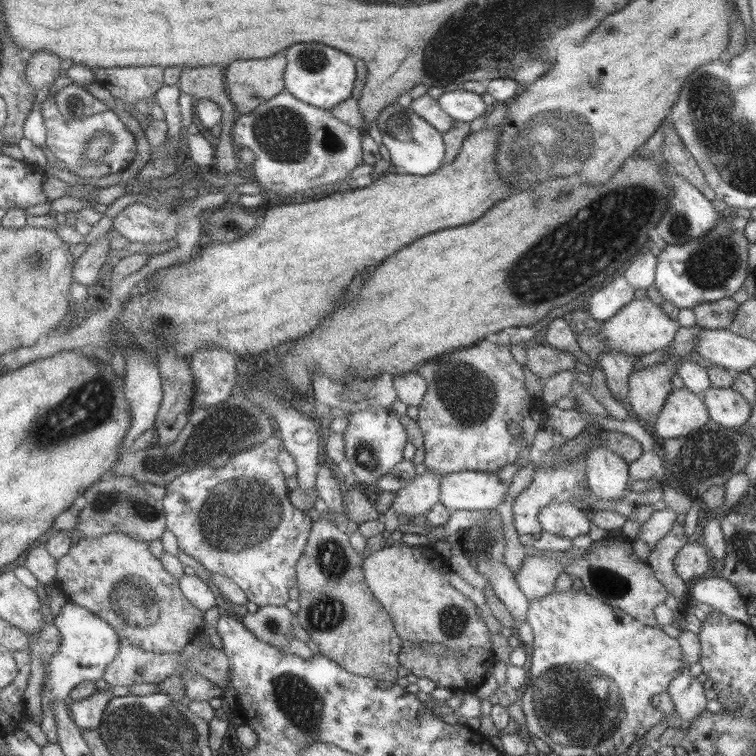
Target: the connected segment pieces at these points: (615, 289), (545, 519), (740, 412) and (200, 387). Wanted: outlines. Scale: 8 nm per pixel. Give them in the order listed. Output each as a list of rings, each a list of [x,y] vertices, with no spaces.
[[[617,273],[604,287],[590,292],[585,304],[589,305],[587,313],[594,321],[605,321],[633,300],[634,289],[628,286],[620,273]]]
[[[549,502],[537,514],[541,530],[566,539],[587,534],[591,522],[579,508],[570,502]]]
[[[709,387],[705,390],[703,405],[712,421],[728,429],[737,429],[748,420],[751,406],[739,394],[729,388]]]
[[[218,347],[197,351],[189,359],[195,393],[190,403],[193,409],[208,408],[226,400],[235,387],[235,354]]]

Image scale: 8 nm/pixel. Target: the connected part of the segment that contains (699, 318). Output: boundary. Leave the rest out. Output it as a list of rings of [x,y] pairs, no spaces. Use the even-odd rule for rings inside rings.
[[[731,297],[696,305],[692,312],[696,326],[702,330],[726,329],[733,323],[738,305]]]

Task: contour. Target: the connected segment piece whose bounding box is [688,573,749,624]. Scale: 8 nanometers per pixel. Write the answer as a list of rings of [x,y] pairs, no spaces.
[[[711,573],[691,582],[688,589],[695,603],[703,602],[733,620],[748,624],[747,604],[729,580]]]

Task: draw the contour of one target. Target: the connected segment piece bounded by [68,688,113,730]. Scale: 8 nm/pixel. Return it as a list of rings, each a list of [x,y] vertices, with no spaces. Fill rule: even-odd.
[[[98,688],[87,698],[68,702],[69,712],[77,728],[96,729],[101,722],[101,715],[113,695],[109,690]]]

